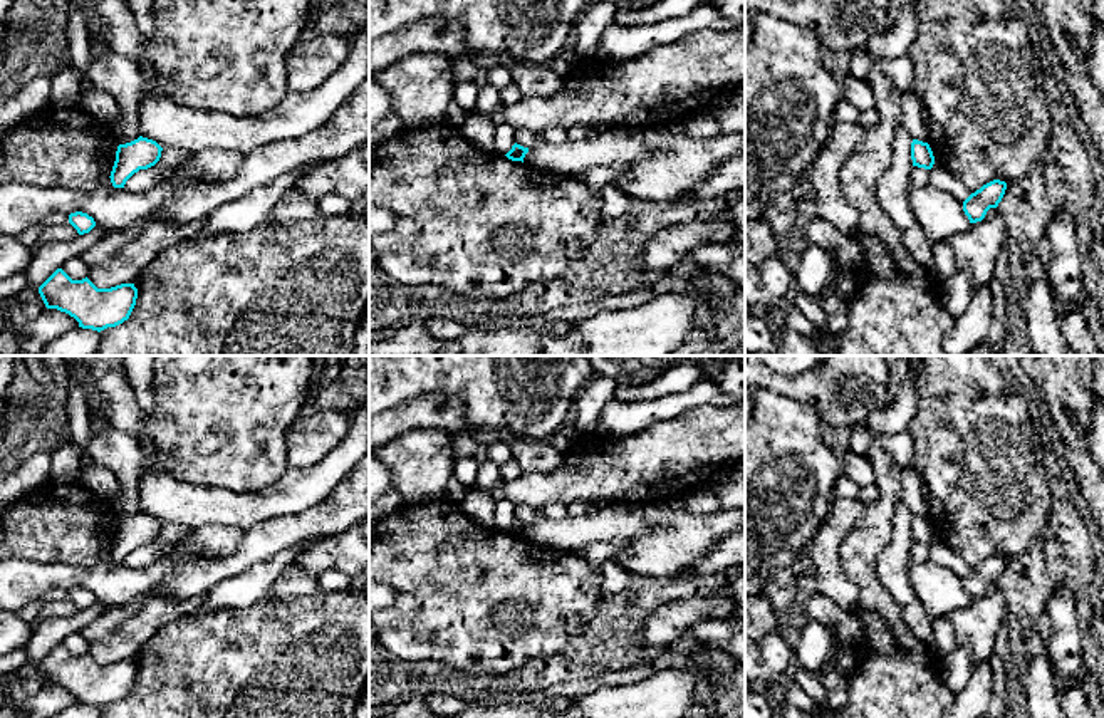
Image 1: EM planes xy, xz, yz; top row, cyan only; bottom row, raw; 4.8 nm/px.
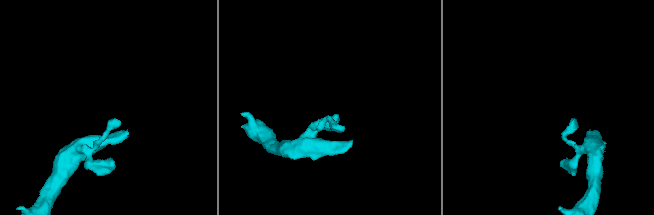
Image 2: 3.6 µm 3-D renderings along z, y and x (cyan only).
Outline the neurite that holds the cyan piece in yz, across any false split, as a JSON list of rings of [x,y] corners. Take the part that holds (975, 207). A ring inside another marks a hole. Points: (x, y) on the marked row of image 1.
[[[993,180],[971,193],[963,201],[963,211],[970,223],[982,221],[990,208],[997,208],[1007,190],[1007,183]]]

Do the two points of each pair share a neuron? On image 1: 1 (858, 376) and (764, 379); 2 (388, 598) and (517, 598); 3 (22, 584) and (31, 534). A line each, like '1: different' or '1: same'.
1: same
2: different
3: different

